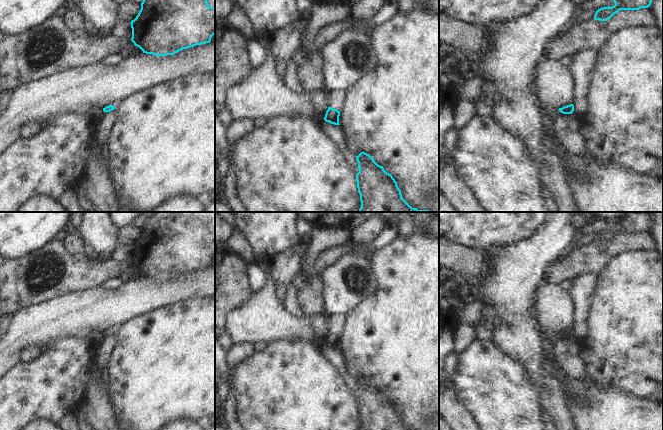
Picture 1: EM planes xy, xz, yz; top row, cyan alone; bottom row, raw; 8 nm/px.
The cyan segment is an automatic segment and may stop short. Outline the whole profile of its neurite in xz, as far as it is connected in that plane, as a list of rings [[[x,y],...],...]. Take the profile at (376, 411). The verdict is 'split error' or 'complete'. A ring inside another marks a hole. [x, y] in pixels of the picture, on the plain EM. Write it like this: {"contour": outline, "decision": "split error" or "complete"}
{"contour": [[[367,377],[356,380],[359,396],[356,398],[357,412],[360,418],[361,430],[410,430],[402,421],[401,414],[393,400],[387,397],[383,390],[378,389]]], "decision": "complete"}

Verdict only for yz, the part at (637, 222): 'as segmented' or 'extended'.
as segmented

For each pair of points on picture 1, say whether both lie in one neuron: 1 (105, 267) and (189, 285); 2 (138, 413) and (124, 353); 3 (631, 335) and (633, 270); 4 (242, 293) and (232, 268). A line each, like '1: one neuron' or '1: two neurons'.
1: two neurons
2: one neuron
3: one neuron
4: one neuron

